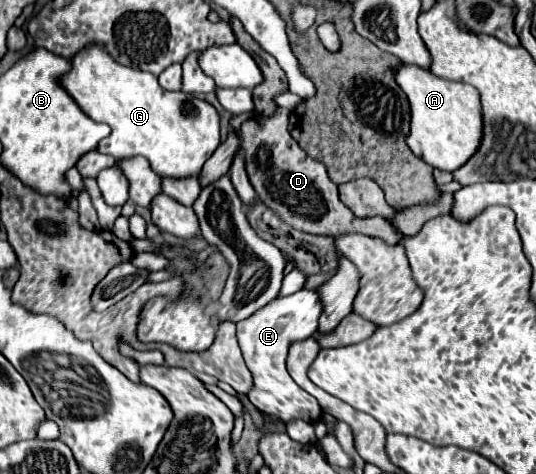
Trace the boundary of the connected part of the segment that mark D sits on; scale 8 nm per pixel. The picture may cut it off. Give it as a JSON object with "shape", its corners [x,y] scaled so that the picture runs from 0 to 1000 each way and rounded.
{"shape":[[[521,230],[506,247],[465,247],[450,264],[450,314],[457,319],[457,357],[479,416],[547,483],[610,500],[677,492],[707,500],[726,517],[744,513],[744,496],[726,466],[715,458],[670,462],[636,424],[629,390],[614,378],[606,348],[580,335],[543,289],[539,234]]]}

